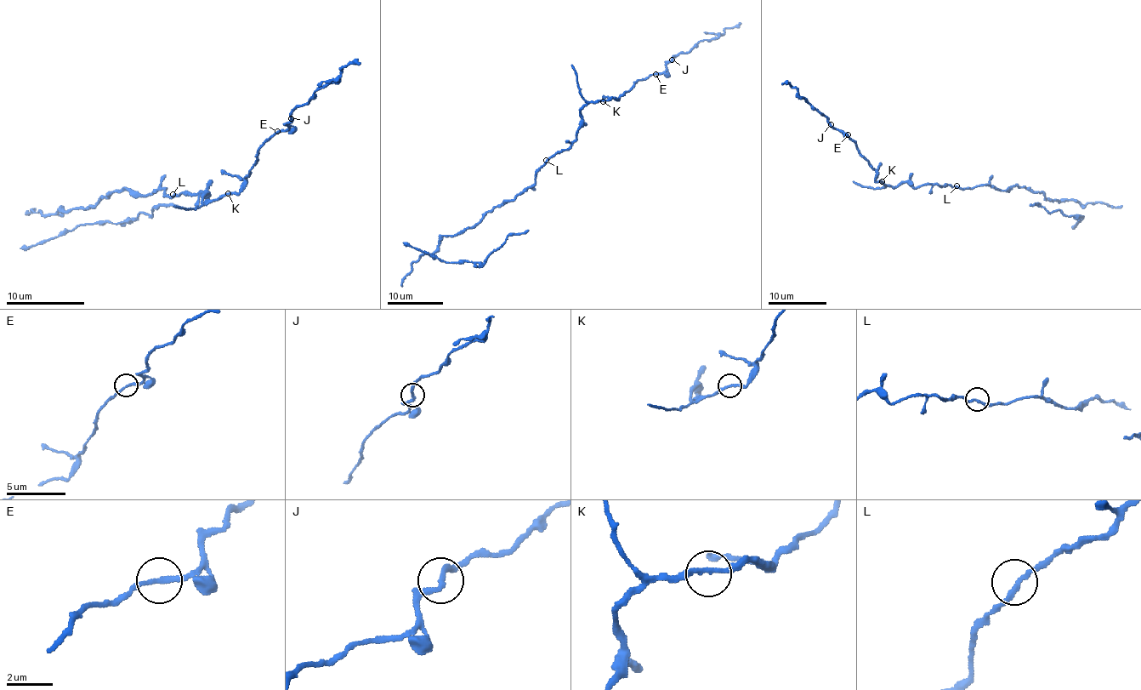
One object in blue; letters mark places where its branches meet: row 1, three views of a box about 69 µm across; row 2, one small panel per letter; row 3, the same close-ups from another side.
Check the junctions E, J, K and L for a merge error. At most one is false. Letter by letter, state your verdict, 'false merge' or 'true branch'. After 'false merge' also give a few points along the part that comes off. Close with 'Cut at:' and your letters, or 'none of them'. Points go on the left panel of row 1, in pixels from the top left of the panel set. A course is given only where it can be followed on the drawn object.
E: true branch
J: true branch
K: true branch
L: true branch
Cut at: none of them

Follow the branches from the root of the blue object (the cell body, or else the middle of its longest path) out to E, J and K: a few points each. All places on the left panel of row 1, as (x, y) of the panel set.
E: (174, 196), (198, 191), (205, 199), (206, 193), (202, 201), (210, 202), (236, 194), (258, 149), (277, 131)
J: (174, 196), (198, 191), (205, 199), (206, 193), (202, 201), (210, 202), (236, 194), (258, 149), (291, 119)
K: (174, 196), (198, 191), (205, 193), (205, 199), (206, 193), (202, 201), (210, 202), (228, 193)

